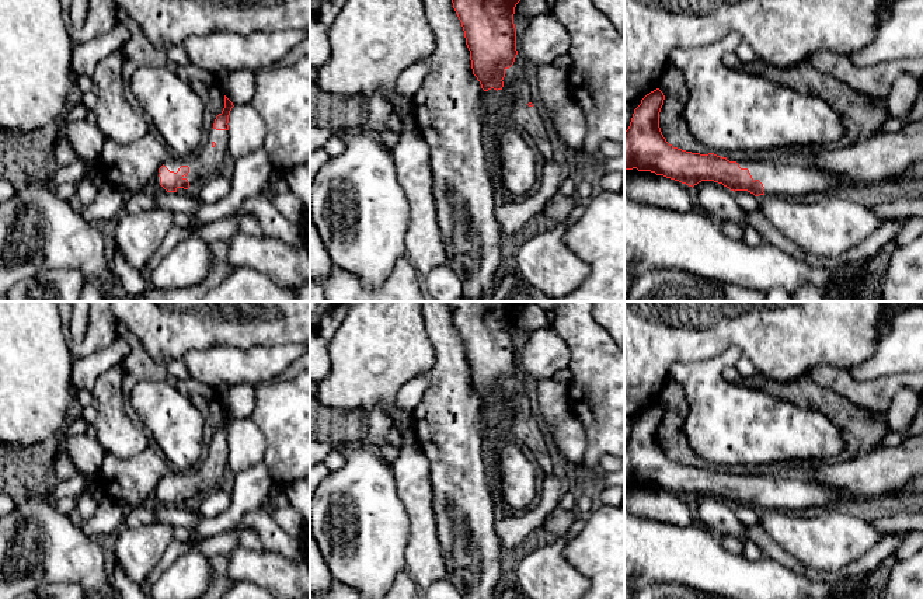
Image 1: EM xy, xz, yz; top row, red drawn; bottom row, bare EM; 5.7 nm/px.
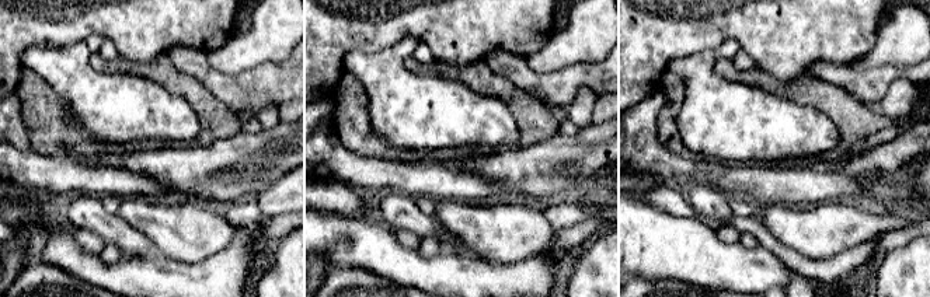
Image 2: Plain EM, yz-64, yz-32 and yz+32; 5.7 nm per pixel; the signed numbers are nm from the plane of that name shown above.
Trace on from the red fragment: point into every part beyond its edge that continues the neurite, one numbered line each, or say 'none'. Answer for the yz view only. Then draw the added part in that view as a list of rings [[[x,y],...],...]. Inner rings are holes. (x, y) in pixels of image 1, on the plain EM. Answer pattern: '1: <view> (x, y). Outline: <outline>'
1: yz (796, 494). Outline: [[[753,470],[727,471],[736,476],[741,483],[748,483],[753,495],[763,498],[763,509],[756,511],[759,515],[764,512],[783,512],[791,515],[802,515],[812,508],[853,509],[856,502],[849,502],[835,487],[814,481],[805,476],[774,477]]]

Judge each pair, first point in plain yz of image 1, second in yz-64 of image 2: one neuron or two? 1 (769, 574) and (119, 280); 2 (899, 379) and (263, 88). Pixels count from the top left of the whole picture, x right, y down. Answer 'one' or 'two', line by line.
1: one
2: one

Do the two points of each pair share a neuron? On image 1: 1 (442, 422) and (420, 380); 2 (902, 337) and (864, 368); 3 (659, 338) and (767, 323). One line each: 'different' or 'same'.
1: different
2: same
3: same

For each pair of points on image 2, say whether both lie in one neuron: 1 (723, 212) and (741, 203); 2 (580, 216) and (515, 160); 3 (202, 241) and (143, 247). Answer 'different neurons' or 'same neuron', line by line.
1: different neurons
2: different neurons
3: different neurons

